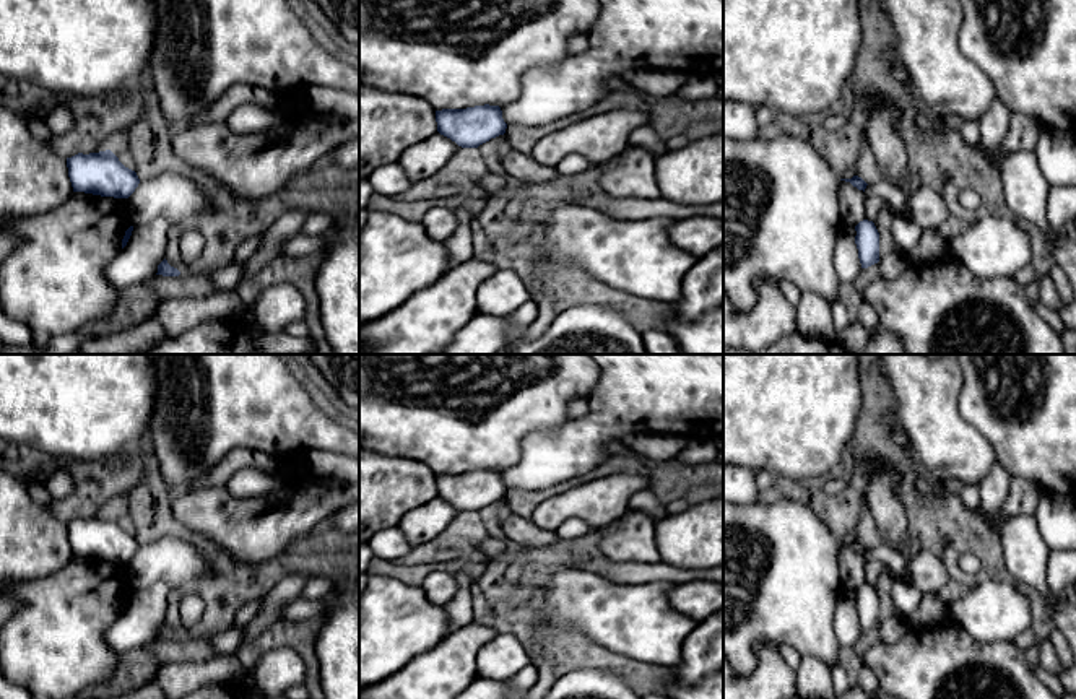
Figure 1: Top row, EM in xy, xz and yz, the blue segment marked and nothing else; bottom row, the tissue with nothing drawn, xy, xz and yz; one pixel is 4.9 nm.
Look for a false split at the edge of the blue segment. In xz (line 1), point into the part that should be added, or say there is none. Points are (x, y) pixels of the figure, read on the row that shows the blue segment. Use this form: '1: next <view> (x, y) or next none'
1: next none

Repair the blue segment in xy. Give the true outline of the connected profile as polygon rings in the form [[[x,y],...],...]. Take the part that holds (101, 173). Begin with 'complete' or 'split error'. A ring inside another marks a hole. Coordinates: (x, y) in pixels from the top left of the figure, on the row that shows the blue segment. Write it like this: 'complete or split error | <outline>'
complete | [[[111,151],[67,158],[73,192],[101,197],[128,198],[140,184],[135,171],[125,167]]]

